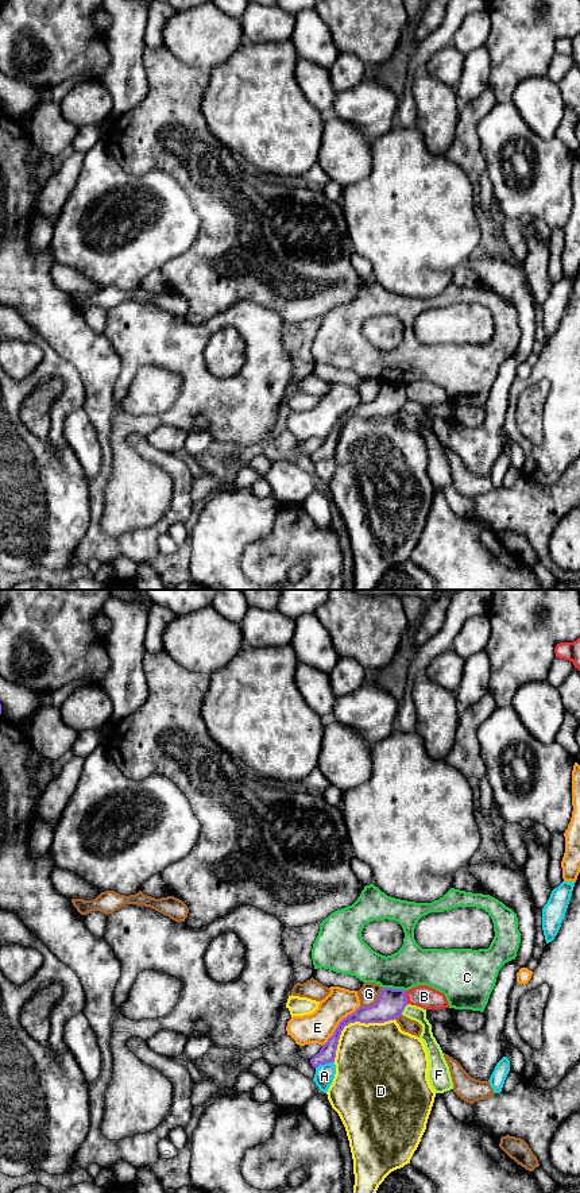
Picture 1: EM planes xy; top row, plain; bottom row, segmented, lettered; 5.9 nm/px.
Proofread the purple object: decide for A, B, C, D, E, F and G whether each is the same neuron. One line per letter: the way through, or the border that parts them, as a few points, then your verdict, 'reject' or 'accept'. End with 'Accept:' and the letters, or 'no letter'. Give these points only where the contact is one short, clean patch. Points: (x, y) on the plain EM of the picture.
A: reject
B: reject
C: reject
D: reject
E: reject
F: reject
G: reject
Accept: no letter

